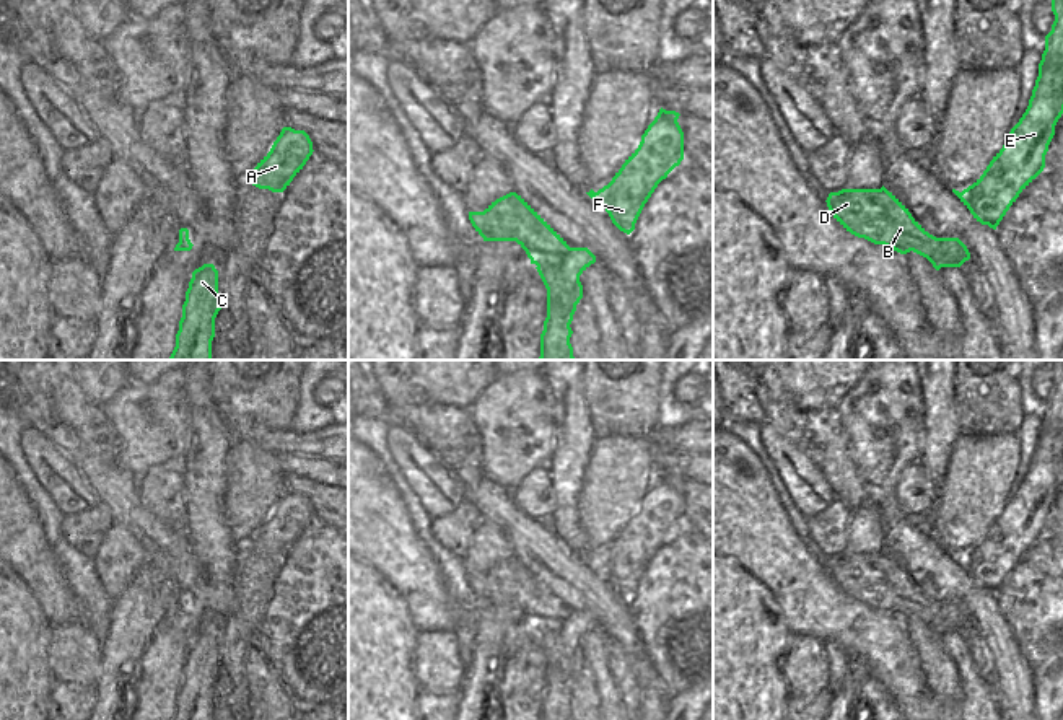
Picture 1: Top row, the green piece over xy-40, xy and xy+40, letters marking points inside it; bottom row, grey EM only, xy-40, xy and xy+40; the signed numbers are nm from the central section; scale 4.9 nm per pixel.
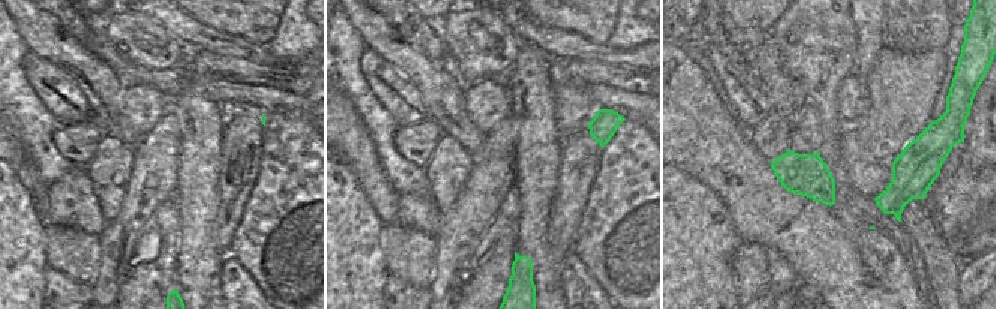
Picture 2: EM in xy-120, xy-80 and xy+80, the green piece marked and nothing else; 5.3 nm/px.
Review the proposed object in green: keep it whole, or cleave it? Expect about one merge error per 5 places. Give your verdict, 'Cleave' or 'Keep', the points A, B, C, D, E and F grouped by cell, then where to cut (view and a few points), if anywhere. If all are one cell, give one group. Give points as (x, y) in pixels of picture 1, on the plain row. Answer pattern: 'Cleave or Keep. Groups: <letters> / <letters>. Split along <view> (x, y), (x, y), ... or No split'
Keep. Groups: A B C D E F. No split

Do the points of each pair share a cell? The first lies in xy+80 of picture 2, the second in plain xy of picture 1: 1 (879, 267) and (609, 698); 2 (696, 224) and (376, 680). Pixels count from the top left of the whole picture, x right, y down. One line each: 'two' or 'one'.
1: one
2: one

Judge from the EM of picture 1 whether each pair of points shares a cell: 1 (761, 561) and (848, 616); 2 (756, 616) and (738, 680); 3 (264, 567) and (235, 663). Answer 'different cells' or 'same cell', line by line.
1: same cell
2: same cell
3: same cell

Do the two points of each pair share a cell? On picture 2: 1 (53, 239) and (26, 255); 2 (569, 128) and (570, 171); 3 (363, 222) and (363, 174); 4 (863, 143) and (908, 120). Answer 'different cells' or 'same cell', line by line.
1: different cells
2: different cells
3: different cells
4: same cell

